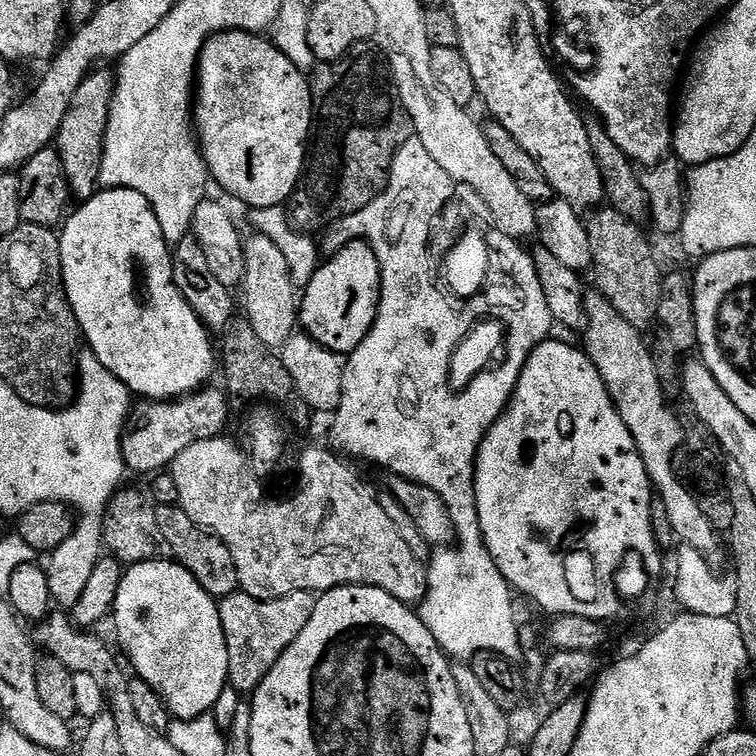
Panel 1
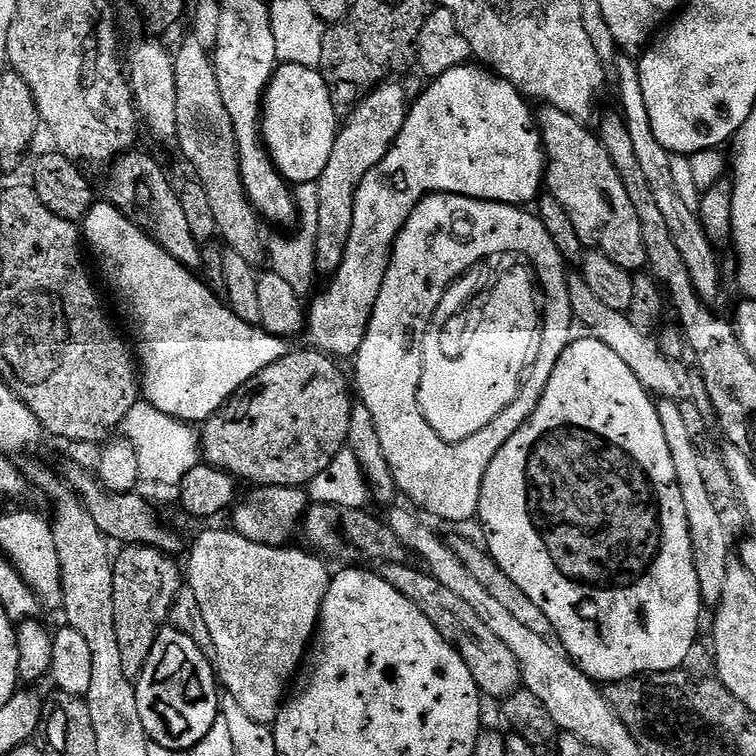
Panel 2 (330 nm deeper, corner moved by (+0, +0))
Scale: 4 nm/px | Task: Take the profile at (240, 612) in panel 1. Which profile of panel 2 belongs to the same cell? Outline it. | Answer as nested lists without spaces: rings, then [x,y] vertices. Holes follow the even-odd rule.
[[[212,528],[193,542],[188,568],[186,564],[186,584],[192,587],[195,611],[206,622],[206,630],[210,630],[214,667],[223,691],[242,708],[247,718],[272,726],[313,643],[322,602],[328,593],[329,565],[303,547],[266,546],[250,542],[234,530],[225,528]]]

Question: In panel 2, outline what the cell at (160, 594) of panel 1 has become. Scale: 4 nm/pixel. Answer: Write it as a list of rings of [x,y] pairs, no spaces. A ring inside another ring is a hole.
[[[165,626],[160,629],[156,635],[154,646],[150,650],[150,658],[146,658],[146,666],[140,672],[139,680],[135,681],[136,697],[138,698],[138,715],[142,717],[142,726],[146,726],[146,734],[149,741],[155,747],[165,748],[166,750],[174,750],[178,754],[191,753],[192,747],[198,742],[202,742],[202,738],[206,738],[206,734],[210,731],[210,726],[214,726],[217,716],[221,715],[222,692],[218,687],[218,677],[213,661],[196,645],[194,640],[185,632],[180,632],[175,626]]]

